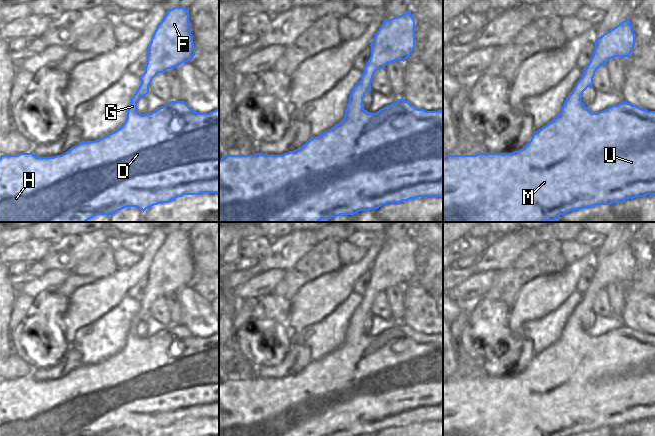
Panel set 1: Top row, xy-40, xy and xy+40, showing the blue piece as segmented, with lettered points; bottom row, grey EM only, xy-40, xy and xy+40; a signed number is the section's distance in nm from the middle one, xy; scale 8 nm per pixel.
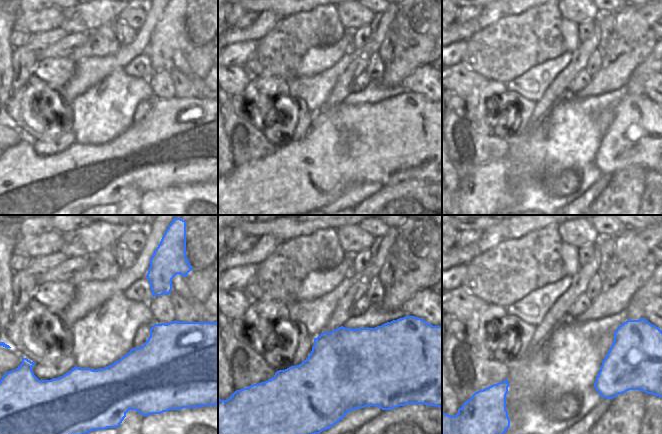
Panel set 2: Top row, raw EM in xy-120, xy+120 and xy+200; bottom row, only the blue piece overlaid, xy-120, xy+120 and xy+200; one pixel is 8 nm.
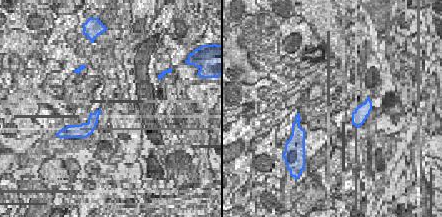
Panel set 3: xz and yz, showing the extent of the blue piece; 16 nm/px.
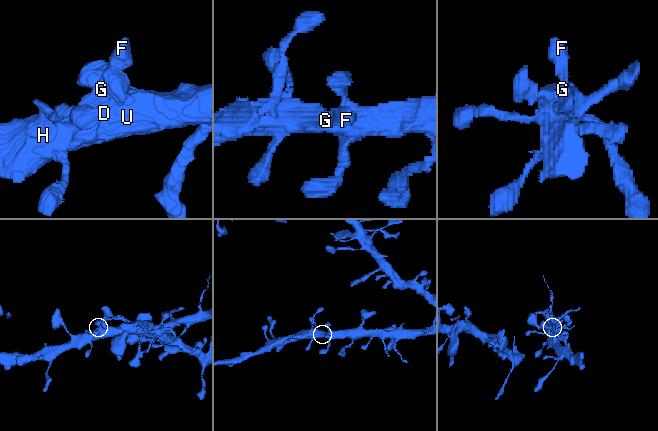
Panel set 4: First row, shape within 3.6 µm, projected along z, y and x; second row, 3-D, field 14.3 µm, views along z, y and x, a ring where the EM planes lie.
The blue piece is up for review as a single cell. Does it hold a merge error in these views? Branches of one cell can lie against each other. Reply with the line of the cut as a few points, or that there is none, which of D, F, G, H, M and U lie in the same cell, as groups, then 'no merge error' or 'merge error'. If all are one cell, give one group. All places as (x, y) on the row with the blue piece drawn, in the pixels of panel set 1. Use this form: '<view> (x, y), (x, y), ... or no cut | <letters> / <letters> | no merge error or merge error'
no cut | D F G H M U | no merge error

